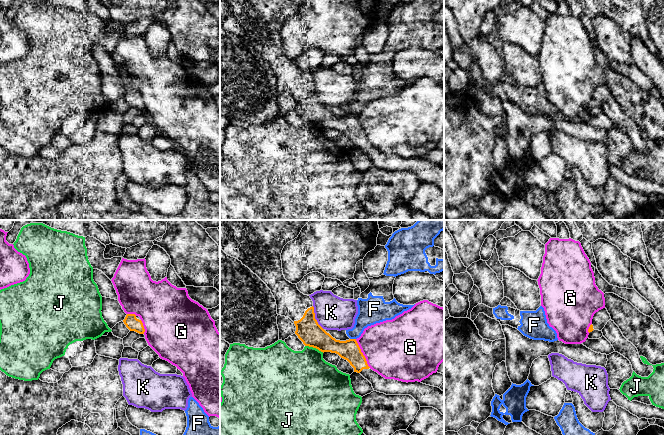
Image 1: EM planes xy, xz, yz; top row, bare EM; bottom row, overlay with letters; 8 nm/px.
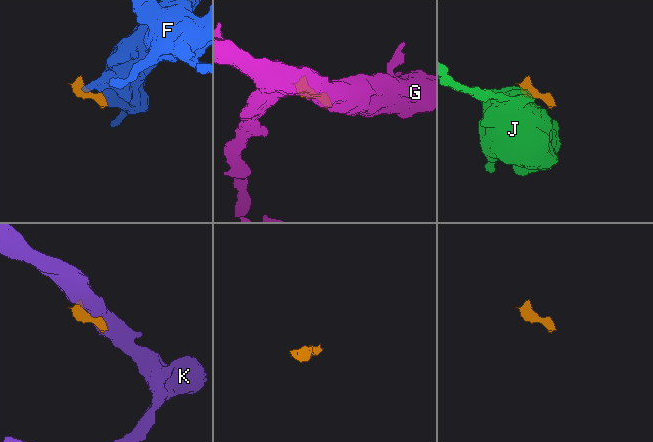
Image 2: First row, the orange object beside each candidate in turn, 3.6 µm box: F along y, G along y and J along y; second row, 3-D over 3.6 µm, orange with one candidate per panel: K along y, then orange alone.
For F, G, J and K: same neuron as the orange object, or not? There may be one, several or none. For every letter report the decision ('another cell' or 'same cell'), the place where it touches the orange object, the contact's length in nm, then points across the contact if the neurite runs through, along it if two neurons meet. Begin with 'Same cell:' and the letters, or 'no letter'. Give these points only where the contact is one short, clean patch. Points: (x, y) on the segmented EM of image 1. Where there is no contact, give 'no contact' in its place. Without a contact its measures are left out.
Same cell: no letter
F: another cell; meets orange in xz at (353, 339); contact 50 nm long; border along xz (350, 338), (355, 339)
G: another cell; meets orange in xz at (362, 353); contact 260 nm long; border along xz (355, 339), (366, 363), (370, 367)
J: another cell; meets orange in xz at (314, 347); contact 160 nm long
K: another cell; meets orange in xz at (314, 318); contact 220 nm long

